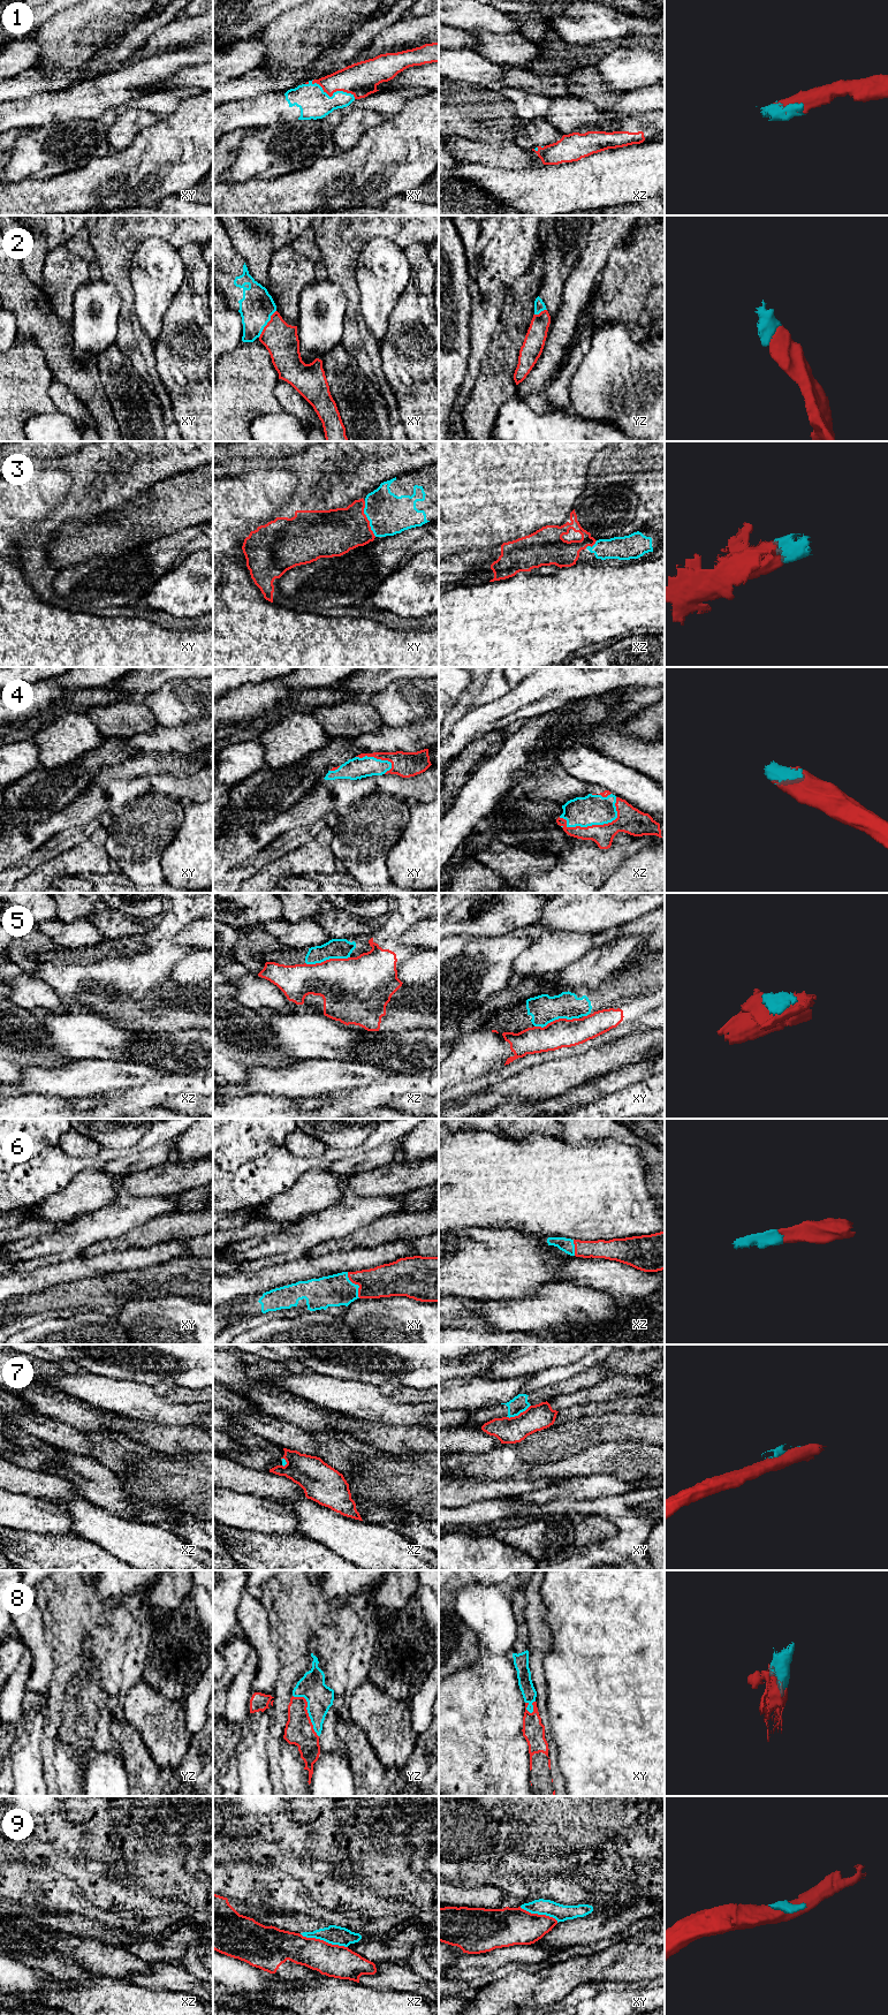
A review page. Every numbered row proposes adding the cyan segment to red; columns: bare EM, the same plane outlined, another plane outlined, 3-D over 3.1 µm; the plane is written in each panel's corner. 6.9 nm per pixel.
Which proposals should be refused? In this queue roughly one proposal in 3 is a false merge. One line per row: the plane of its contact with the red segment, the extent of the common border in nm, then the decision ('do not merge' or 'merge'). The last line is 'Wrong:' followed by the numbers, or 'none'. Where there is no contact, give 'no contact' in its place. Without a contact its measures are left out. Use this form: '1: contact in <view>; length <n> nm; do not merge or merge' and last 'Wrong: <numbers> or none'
1: contact in xy; length 340 nm; merge
2: contact in xy; length 220 nm; merge
3: contact in xy; length 260 nm; merge
4: contact in xz; length 440 nm; merge
5: contact in xz; length 320 nm; do not merge
6: contact in xy; length 200 nm; merge
7: contact in xy; length 190 nm; do not merge
8: contact in yz; length 340 nm; merge
9: contact in xz; length 340 nm; do not merge
Wrong: 5, 7, 9

